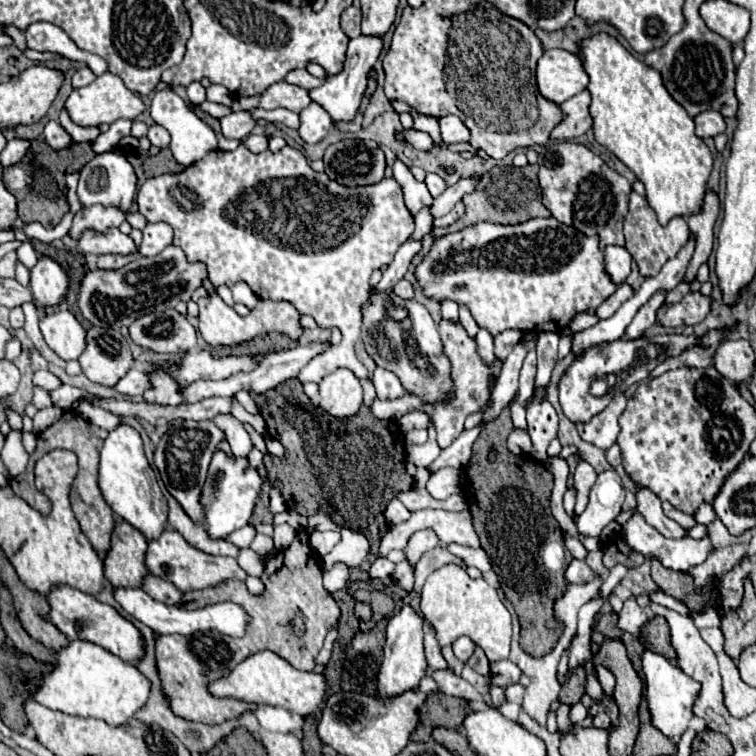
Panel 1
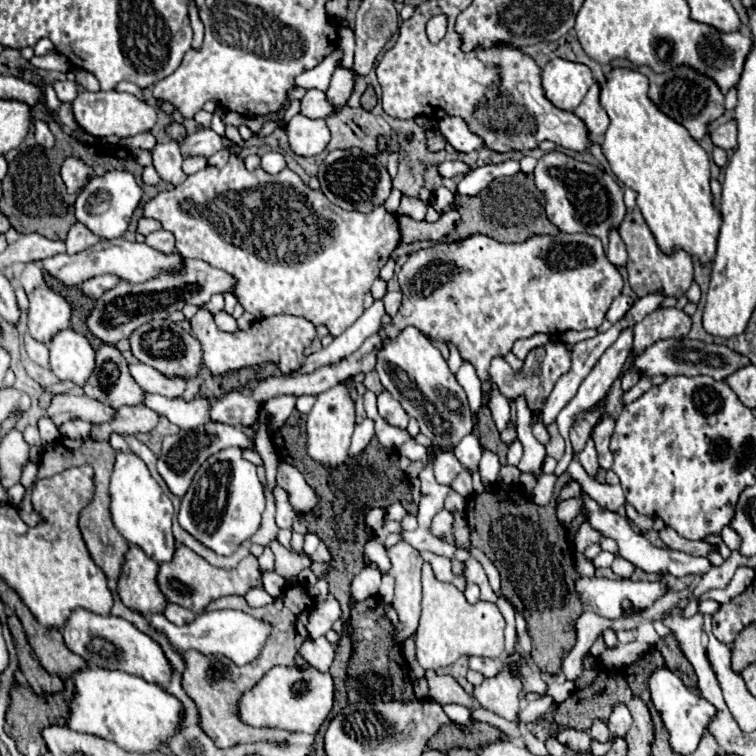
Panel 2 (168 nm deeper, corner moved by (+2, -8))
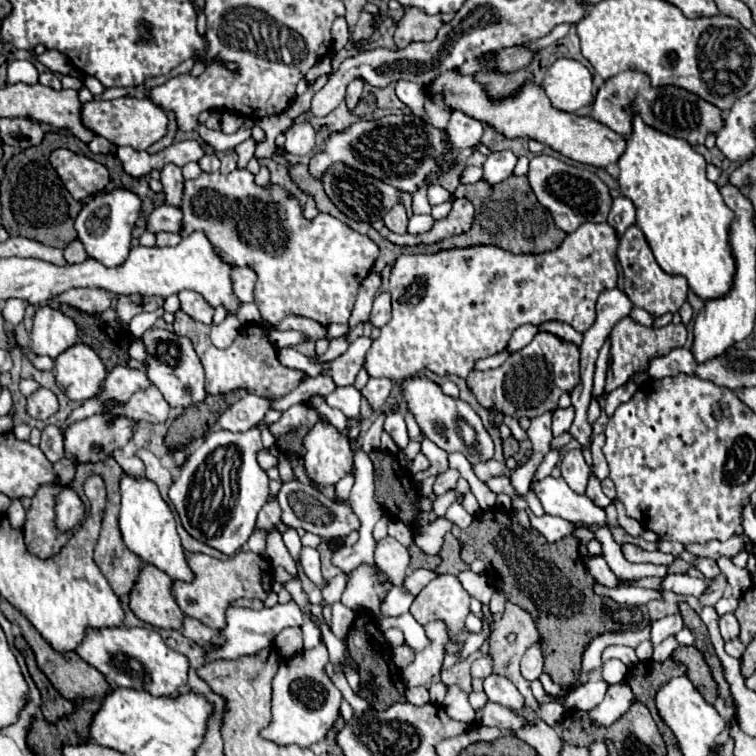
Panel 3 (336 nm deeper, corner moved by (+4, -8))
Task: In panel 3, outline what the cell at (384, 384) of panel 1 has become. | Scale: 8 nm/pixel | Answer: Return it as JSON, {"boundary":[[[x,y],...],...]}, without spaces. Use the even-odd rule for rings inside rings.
{"boundary":[[[392,410],[386,414],[386,420],[384,420],[384,430],[392,436],[392,440],[400,446],[400,448],[406,448],[408,444],[408,432],[406,432],[406,422],[404,422],[404,416],[398,412],[398,410]]]}

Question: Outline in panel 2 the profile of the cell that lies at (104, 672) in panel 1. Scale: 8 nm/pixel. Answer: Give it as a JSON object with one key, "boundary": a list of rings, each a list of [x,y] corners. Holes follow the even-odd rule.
{"boundary":[[[88,666],[74,674],[74,682],[76,694],[70,702],[68,728],[76,732],[112,740],[128,752],[150,754],[166,744],[182,728],[182,702],[158,684],[150,684],[144,678],[120,670]]]}

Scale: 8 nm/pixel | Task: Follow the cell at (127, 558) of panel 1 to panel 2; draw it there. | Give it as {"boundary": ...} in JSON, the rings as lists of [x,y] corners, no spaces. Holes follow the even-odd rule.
{"boundary":[[[130,546],[118,580],[124,606],[144,616],[152,616],[152,612],[164,614],[164,604],[168,604],[168,598],[160,592],[156,576],[158,564],[140,548]]]}

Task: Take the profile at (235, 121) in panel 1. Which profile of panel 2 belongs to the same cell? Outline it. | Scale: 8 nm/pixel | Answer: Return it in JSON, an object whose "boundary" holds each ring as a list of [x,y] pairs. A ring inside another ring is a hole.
{"boundary":[[[202,128],[192,136],[184,138],[184,144],[180,144],[180,152],[184,158],[188,156],[212,156],[214,152],[218,152],[220,148],[228,148],[232,146],[228,138],[220,138],[214,130],[210,128]]]}

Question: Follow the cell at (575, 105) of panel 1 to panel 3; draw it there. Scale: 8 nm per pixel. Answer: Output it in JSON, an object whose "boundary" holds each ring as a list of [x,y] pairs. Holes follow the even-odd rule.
{"boundary":[[[626,70],[626,72],[620,72],[618,76],[604,80],[592,102],[590,118],[594,118],[596,122],[608,126],[610,130],[614,130],[618,134],[626,134],[626,132],[630,132],[630,112],[624,112],[624,104],[628,104],[630,100],[634,100],[634,108],[638,108],[638,112],[644,116],[646,124],[652,124],[666,134],[684,138],[692,146],[704,144],[708,132],[718,132],[718,128],[722,126],[722,112],[718,106],[714,106],[714,104],[702,100],[698,94],[688,92],[678,86],[654,88],[650,84],[650,76],[640,70]]]}

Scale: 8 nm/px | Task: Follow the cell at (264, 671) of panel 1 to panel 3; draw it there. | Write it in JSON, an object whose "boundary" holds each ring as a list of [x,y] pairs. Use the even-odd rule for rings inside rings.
{"boundary":[[[321,642],[312,650],[302,650],[300,654],[280,662],[280,668],[272,680],[272,720],[260,730],[260,734],[276,744],[298,744],[312,746],[326,736],[338,718],[340,690],[326,676],[324,666],[328,662],[326,644]]]}

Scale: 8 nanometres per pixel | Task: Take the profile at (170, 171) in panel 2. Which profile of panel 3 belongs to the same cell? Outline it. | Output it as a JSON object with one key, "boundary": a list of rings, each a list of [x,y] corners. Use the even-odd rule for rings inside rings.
{"boundary":[[[166,164],[160,170],[160,182],[164,186],[164,194],[166,194],[166,204],[178,206],[180,198],[182,198],[182,172],[176,164]]]}

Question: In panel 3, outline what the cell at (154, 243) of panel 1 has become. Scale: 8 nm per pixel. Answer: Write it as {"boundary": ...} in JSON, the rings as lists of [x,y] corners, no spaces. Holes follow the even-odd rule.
{"boundary":[[[160,232],[156,234],[156,246],[176,246],[180,242],[180,234],[170,234],[170,232]]]}

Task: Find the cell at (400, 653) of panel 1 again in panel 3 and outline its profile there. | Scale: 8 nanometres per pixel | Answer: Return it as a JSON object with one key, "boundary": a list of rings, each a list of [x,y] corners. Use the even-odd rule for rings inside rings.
{"boundary":[[[388,536],[376,544],[374,558],[378,568],[388,576],[388,580],[394,586],[404,588],[404,578],[408,574],[408,564],[410,564],[408,550],[398,540]]]}

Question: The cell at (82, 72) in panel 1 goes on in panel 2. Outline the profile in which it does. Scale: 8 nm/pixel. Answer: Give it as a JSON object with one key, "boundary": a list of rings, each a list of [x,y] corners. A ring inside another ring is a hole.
{"boundary":[[[70,80],[54,82],[52,86],[54,86],[54,90],[56,90],[56,94],[58,94],[58,98],[62,102],[74,102],[74,98],[78,96],[78,86],[74,82],[70,82]]]}

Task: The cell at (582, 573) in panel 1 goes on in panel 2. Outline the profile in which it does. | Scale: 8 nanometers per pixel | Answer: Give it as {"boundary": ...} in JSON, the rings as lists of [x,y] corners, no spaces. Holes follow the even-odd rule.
{"boundary":[[[582,576],[576,582],[576,590],[588,610],[614,620],[614,616],[620,618],[634,608],[648,608],[652,602],[664,596],[664,592],[668,592],[668,586],[662,582],[632,582]]]}

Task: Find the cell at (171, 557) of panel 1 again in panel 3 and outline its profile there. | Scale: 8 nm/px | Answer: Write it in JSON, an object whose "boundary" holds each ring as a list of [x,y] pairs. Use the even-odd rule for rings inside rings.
{"boundary":[[[240,550],[236,556],[232,556],[228,560],[216,560],[206,554],[188,554],[186,562],[194,572],[194,580],[192,582],[174,580],[174,584],[172,584],[174,600],[178,602],[180,610],[186,616],[194,616],[196,620],[200,620],[202,624],[206,624],[214,630],[218,630],[218,628],[222,628],[222,624],[226,624],[224,612],[232,600],[238,600],[238,598],[264,600],[272,588],[270,564],[264,556],[254,554],[254,552]],[[256,564],[258,564],[258,582],[256,582]]]}

